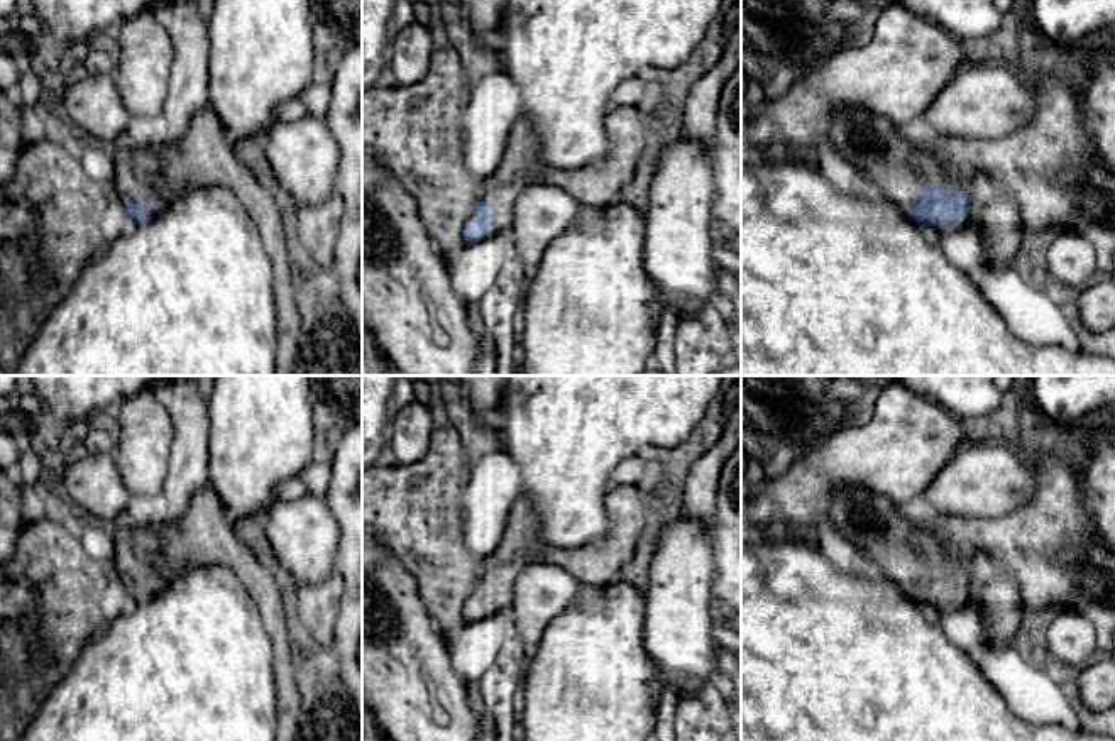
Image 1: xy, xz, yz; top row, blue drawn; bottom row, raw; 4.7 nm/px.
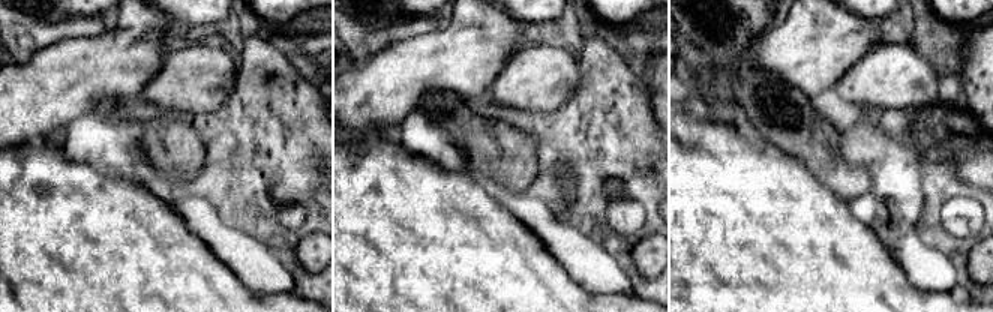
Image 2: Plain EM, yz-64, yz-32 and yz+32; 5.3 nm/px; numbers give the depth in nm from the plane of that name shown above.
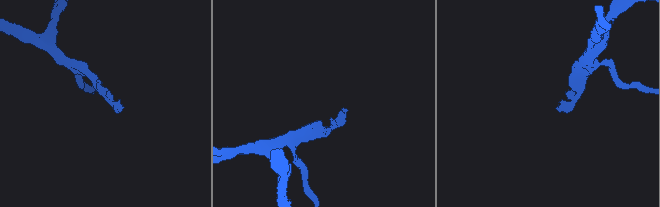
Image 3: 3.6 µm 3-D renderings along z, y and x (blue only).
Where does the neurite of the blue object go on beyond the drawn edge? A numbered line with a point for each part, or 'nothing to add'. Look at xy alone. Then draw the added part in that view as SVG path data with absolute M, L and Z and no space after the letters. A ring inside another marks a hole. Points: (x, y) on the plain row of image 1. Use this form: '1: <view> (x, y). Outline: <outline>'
1: xy (153, 555). Outline: M205 486L191 497L188 511L179 519L117 535L113 558L124 584L132 579L154 587L151 599L181 572L200 565L230 568L257 606L272 643L276 741L296 741L301 697L276 570L259 562L244 545L218 494Z

